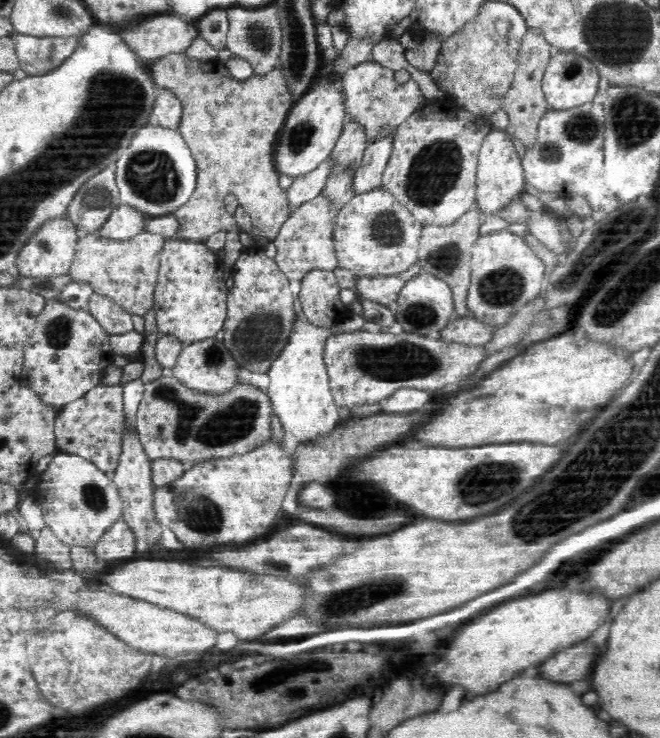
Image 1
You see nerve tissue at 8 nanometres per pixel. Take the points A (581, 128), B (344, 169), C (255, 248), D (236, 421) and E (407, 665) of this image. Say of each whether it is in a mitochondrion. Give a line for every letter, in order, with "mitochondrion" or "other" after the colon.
A: mitochondrion
B: mitochondrion
C: other
D: mitochondrion
E: other

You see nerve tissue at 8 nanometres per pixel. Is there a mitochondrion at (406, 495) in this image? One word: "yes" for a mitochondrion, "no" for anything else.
no

